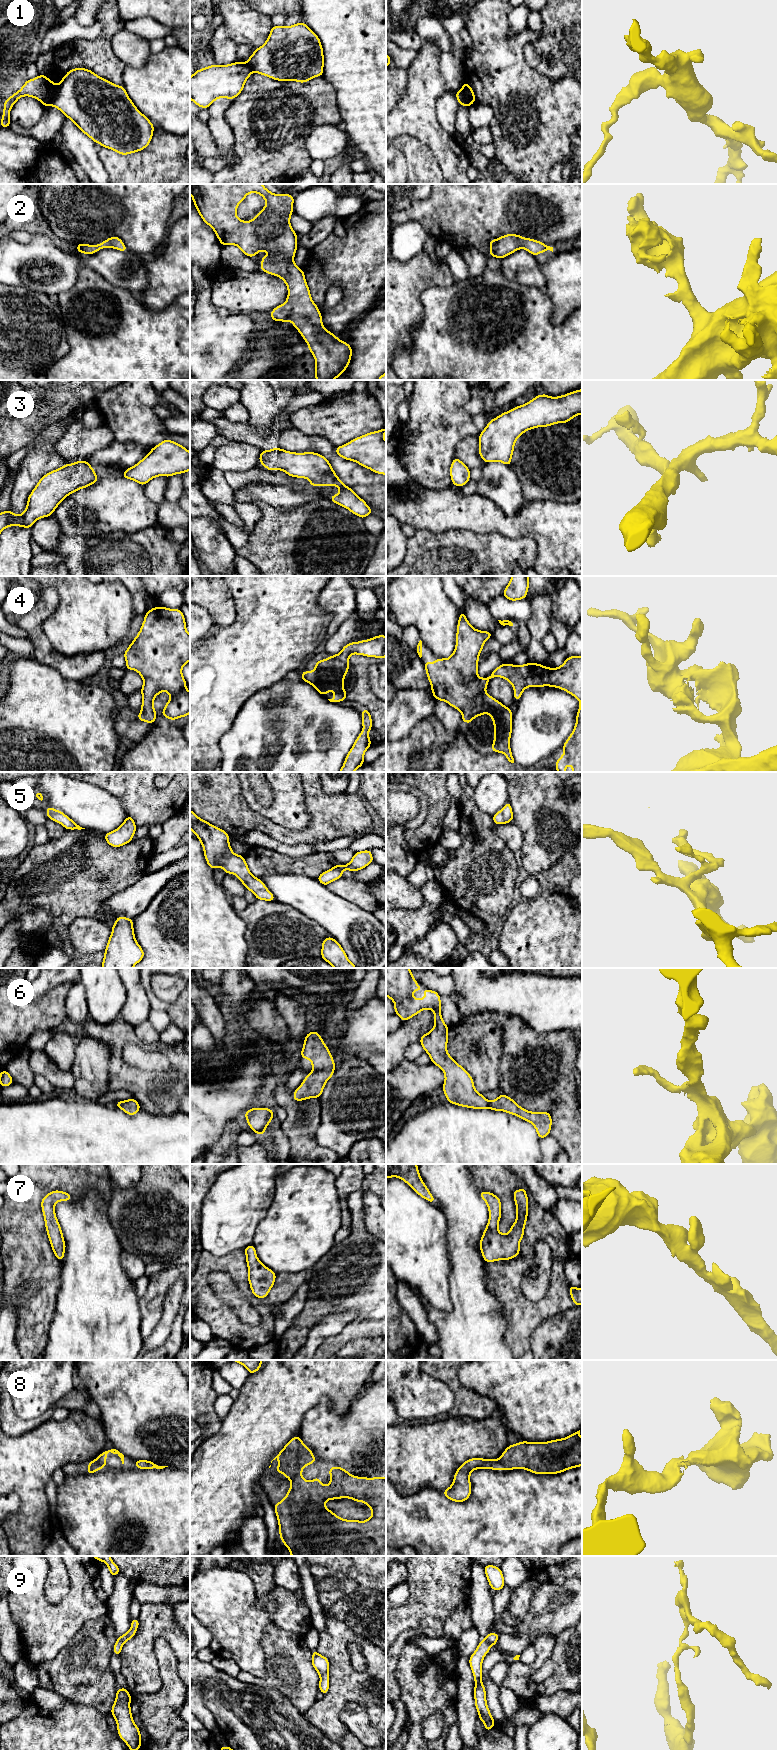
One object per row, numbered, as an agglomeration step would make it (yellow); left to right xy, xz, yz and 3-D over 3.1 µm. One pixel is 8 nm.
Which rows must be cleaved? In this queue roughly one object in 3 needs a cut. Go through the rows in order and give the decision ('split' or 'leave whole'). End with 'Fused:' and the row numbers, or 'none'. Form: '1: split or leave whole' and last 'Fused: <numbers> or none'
1: split
2: leave whole
3: leave whole
4: leave whole
5: leave whole
6: leave whole
7: leave whole
8: leave whole
9: split
Fused: 1, 9

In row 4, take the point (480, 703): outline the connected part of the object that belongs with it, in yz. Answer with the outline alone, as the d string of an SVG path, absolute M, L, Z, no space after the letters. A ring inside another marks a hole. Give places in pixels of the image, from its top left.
M461 612L457 625L456 646L453 654L446 659L437 658L436 662L425 662L427 678L430 681L432 695L436 700L445 701L462 713L462 721L469 724L476 716L488 713L494 723L494 742L492 752L503 753L509 762L514 763L510 749L512 733L512 712L510 707L504 706L485 692L491 678L501 677L508 680L514 689L514 700L519 701L525 688L550 686L562 689L580 702L576 715L576 724L563 744L564 754L556 760L557 772L565 772L567 765L572 764L572 772L582 772L582 656L569 656L558 668L549 668L537 663L527 663L521 666L503 663L497 667L489 677L480 678L477 674L478 658L488 638L493 637L489 631L479 631L468 622L465 613Z

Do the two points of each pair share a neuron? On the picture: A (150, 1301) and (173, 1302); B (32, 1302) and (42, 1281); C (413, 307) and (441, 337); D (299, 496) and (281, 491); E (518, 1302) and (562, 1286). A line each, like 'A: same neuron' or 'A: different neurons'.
A: different neurons
B: same neuron
C: different neurons
D: same neuron
E: same neuron

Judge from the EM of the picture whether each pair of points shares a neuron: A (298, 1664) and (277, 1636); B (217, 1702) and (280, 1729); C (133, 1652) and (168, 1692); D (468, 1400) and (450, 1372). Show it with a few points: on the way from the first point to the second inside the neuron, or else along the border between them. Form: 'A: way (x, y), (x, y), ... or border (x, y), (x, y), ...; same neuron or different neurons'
A: way (292, 1657), (279, 1643); same neuron
B: way (233, 1703), (264, 1728); same neuron
C: border (158, 1662), (162, 1686), (155, 1692), (140, 1694); different neurons
D: way (462, 1393), (451, 1379); same neuron

